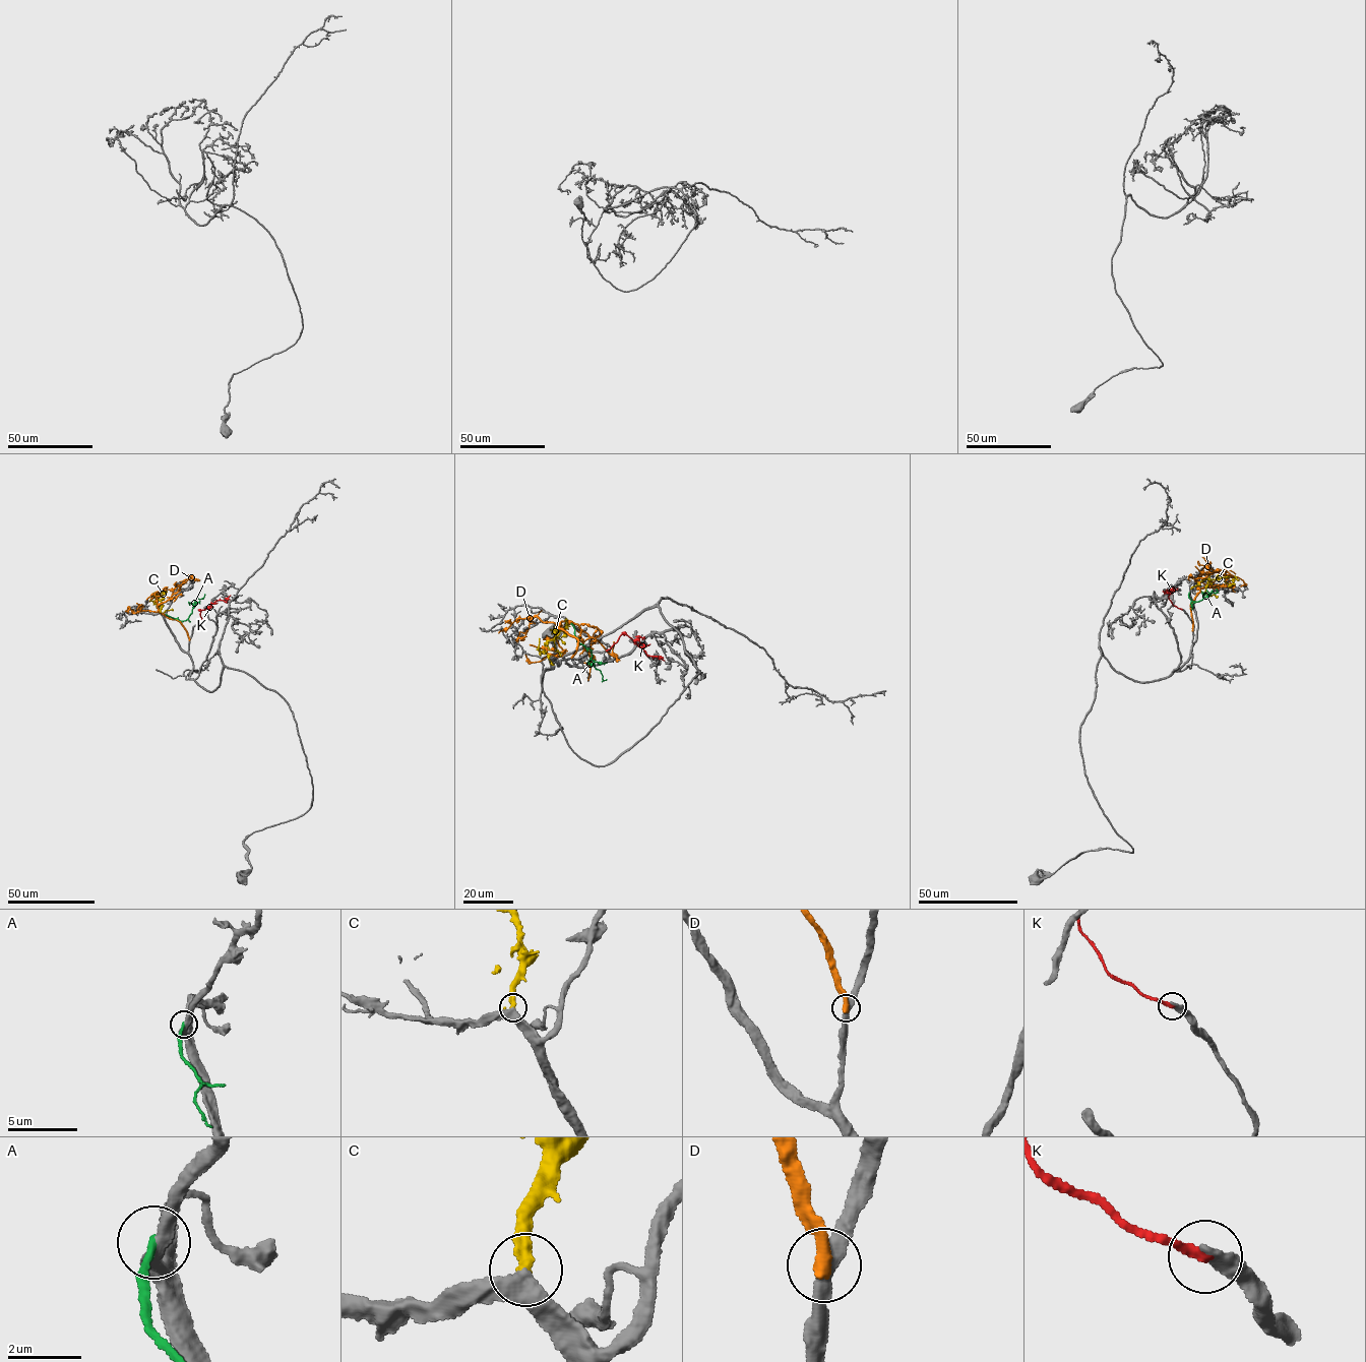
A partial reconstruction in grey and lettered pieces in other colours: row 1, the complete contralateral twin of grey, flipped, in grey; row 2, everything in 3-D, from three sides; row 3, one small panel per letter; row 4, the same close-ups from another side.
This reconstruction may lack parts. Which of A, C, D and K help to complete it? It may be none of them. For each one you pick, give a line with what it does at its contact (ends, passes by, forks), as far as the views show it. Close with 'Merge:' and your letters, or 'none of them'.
C: it ends there
Merge: C

